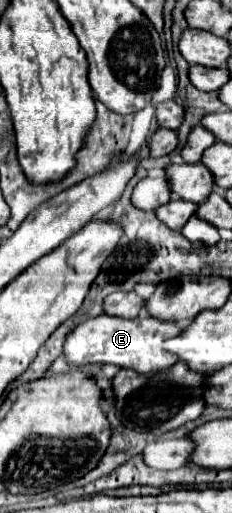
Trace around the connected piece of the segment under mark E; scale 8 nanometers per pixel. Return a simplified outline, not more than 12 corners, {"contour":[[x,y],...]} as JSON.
{"contour":[[107,313],[65,339],[73,365],[115,363],[153,373],[179,357],[161,341],[177,321]]}

